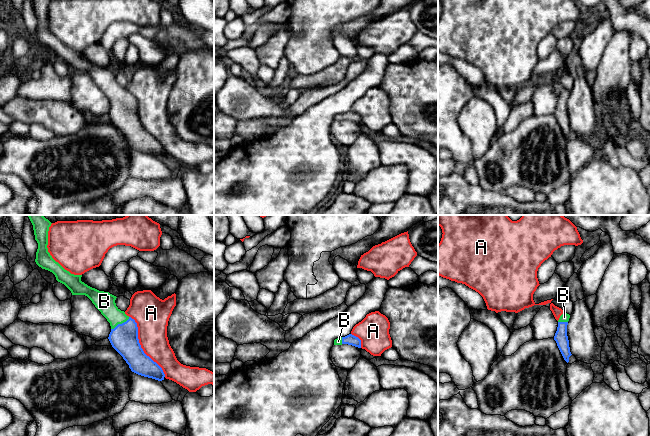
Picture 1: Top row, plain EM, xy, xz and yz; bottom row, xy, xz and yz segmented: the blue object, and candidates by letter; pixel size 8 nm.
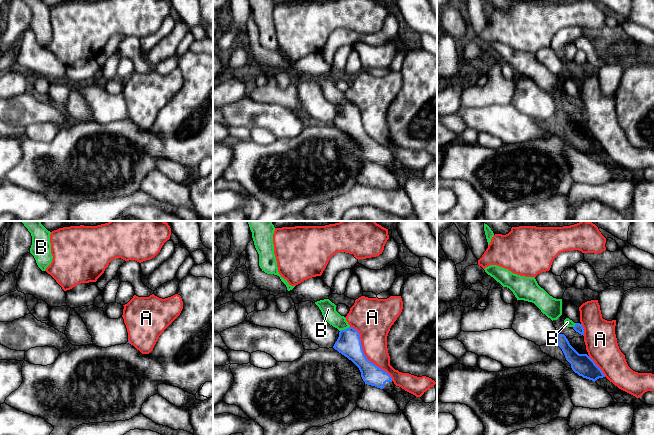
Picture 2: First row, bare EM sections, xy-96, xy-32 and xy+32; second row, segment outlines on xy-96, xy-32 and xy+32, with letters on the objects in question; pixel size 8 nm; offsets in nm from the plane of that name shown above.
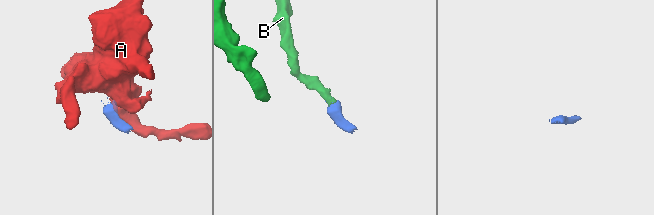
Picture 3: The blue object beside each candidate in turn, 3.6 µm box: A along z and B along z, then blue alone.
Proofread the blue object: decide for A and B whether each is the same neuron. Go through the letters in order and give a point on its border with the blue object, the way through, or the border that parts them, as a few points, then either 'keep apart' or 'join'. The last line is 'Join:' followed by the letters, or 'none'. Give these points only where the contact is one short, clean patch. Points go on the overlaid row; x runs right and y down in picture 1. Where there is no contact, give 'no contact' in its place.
A: contact xy (140, 346); keep apart
B: contact xy (120, 324); way xy (124, 339), (124, 329), (120, 324), (104, 301); join
Join: B

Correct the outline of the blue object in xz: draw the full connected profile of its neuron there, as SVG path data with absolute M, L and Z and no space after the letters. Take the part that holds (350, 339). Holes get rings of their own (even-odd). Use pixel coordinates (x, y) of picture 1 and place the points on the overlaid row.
M352 334L334 340L334 345L342 345L342 344L348 344L361 348L361 340Z

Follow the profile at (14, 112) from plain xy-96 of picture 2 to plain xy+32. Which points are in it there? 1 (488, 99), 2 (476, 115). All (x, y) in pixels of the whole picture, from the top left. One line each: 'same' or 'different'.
1: different
2: same

